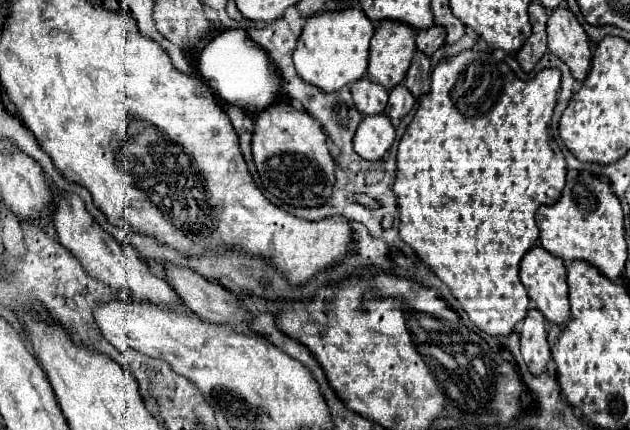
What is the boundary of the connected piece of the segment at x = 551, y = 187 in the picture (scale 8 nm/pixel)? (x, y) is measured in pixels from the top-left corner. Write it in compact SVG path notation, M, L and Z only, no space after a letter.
M465 50L457 56L449 56L439 60L431 74L431 90L429 94L419 98L419 106L415 110L415 116L411 124L407 126L399 148L397 148L397 178L393 182L393 192L397 196L397 206L399 206L399 238L415 250L415 254L449 286L453 296L459 300L463 310L467 312L469 320L483 332L487 334L511 334L525 318L525 312L529 310L529 296L525 286L519 280L519 262L523 254L537 242L539 238L539 228L535 226L535 212L541 204L553 204L561 196L561 190L565 186L565 156L559 150L553 134L551 134L551 114L557 102L557 88L561 82L561 72L557 68L545 68L541 70L535 78L531 80L519 80L511 68L505 62L497 62L493 54L485 50Z

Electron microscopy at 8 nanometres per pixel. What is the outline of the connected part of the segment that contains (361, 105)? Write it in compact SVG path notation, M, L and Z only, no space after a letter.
M361 78L357 82L351 84L351 94L353 94L353 102L357 106L357 110L361 114L379 114L383 112L387 98L389 98L389 90L385 90L385 86L369 80L369 78Z

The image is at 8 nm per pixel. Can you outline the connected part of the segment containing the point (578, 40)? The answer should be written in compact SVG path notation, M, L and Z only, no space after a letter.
M555 8L547 20L547 48L549 52L553 52L555 56L559 56L571 70L573 78L583 82L589 66L591 66L591 48L589 48L589 38L585 34L585 30L581 28L579 20L575 18L575 14L569 8Z

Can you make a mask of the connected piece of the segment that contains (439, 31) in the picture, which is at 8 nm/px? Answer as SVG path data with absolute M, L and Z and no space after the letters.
M431 26L425 30L417 30L417 50L431 56L439 46L445 44L445 28Z

